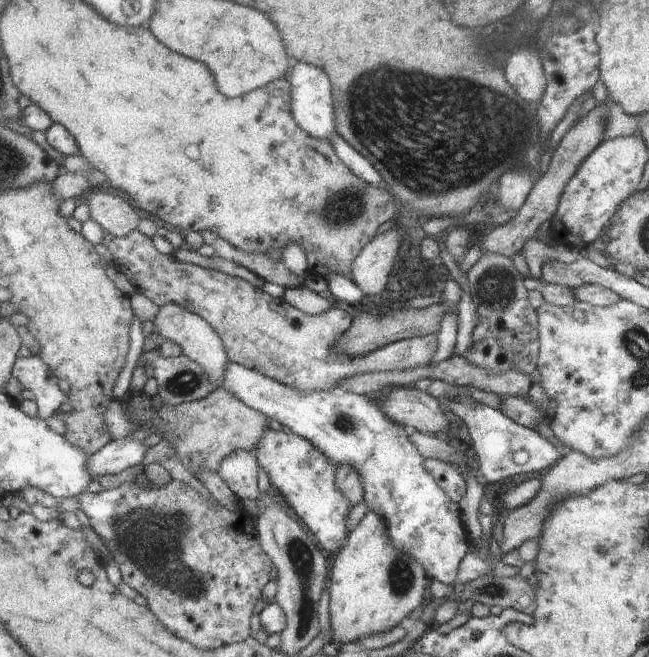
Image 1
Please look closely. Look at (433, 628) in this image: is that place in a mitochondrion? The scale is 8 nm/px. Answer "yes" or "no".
no

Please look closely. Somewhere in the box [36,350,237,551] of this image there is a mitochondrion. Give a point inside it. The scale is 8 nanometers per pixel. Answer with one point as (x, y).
(182, 382)

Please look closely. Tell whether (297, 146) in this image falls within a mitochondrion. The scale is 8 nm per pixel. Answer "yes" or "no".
no

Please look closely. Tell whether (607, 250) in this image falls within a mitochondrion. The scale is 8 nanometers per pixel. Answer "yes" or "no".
no

